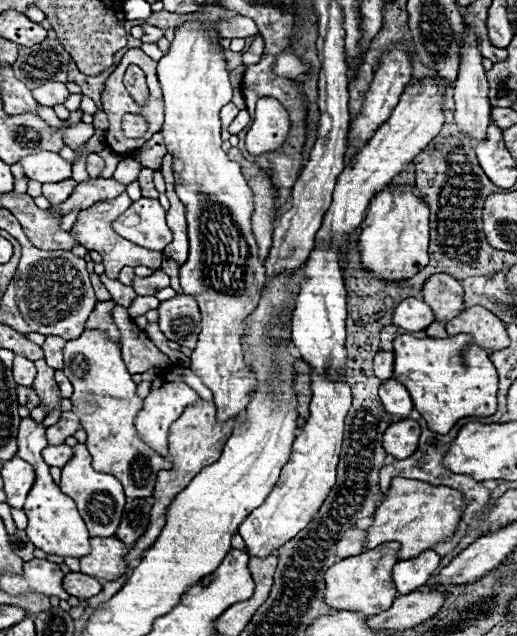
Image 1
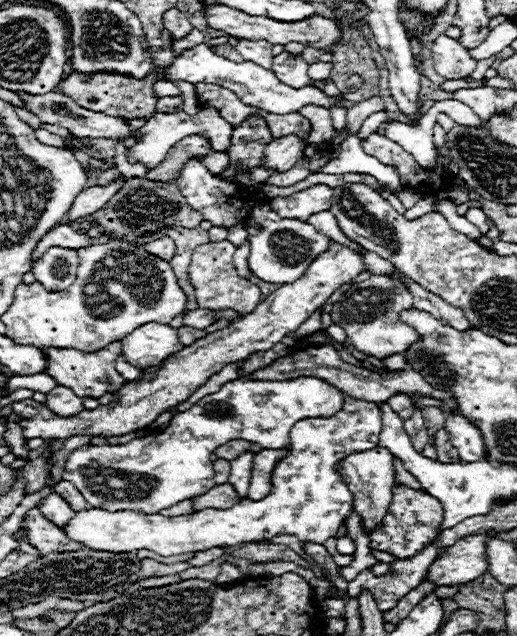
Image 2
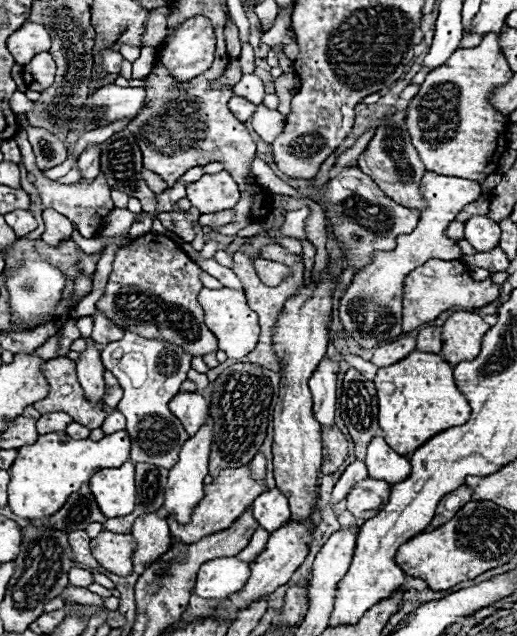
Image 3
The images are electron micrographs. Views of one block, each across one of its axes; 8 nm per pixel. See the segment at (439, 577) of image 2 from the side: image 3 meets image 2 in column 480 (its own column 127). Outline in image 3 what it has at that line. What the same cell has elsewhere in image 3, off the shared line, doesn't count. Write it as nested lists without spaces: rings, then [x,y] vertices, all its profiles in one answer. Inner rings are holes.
[[[102,530],[96,538],[90,540],[90,550],[94,558],[100,562],[100,566],[118,576],[132,574],[134,546],[136,544],[130,534],[114,534],[108,530]]]

